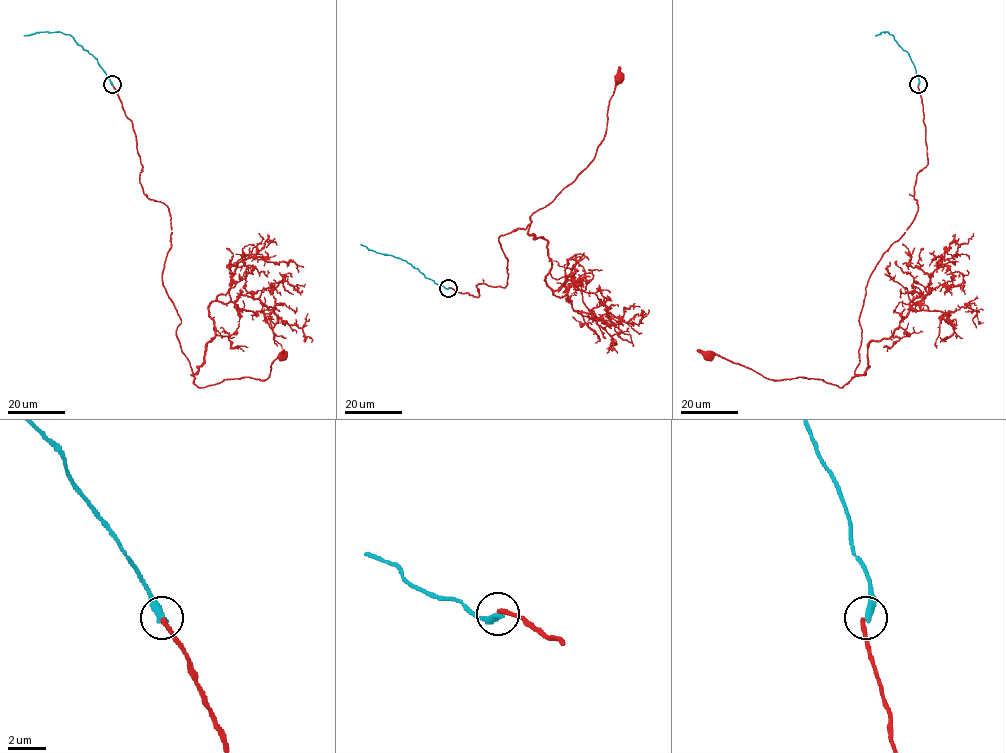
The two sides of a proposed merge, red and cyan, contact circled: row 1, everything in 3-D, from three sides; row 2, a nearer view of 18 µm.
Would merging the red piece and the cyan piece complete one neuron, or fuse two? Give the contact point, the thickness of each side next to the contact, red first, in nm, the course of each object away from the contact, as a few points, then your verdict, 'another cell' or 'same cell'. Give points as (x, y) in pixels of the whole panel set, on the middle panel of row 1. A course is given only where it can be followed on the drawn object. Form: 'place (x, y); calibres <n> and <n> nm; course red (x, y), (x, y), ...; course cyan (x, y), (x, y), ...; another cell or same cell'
place (448, 288); calibres 200 and 400 nm; course red (448, 287), (476, 297), (479, 284), (507, 285), (499, 238), (525, 229), (593, 159), (619, 78); course cyan (448, 287), (428, 279), (406, 261), (376, 253), (360, 244); another cell

